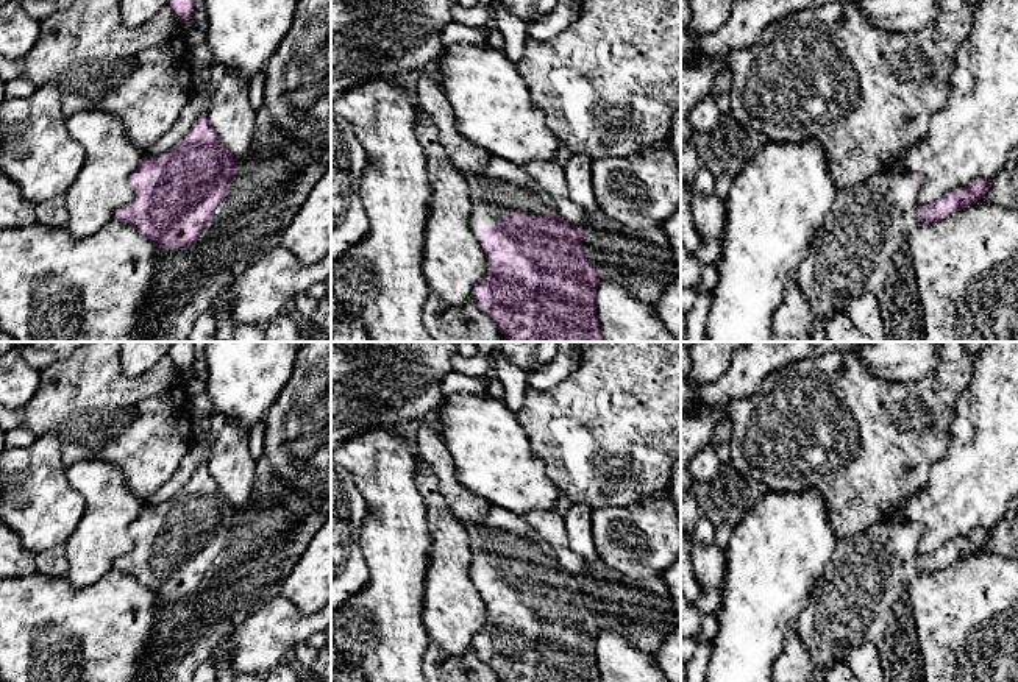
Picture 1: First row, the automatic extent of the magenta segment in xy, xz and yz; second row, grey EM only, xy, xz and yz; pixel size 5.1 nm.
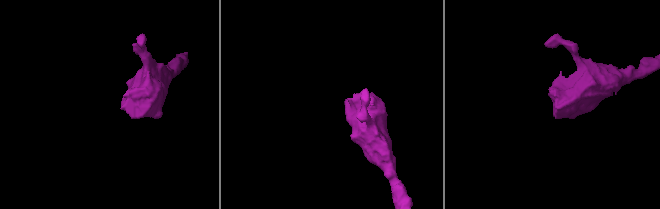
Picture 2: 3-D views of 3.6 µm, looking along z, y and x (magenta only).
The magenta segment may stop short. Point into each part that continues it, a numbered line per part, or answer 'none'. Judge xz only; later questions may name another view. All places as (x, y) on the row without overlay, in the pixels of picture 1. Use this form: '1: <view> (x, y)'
1: xz (503, 537)

